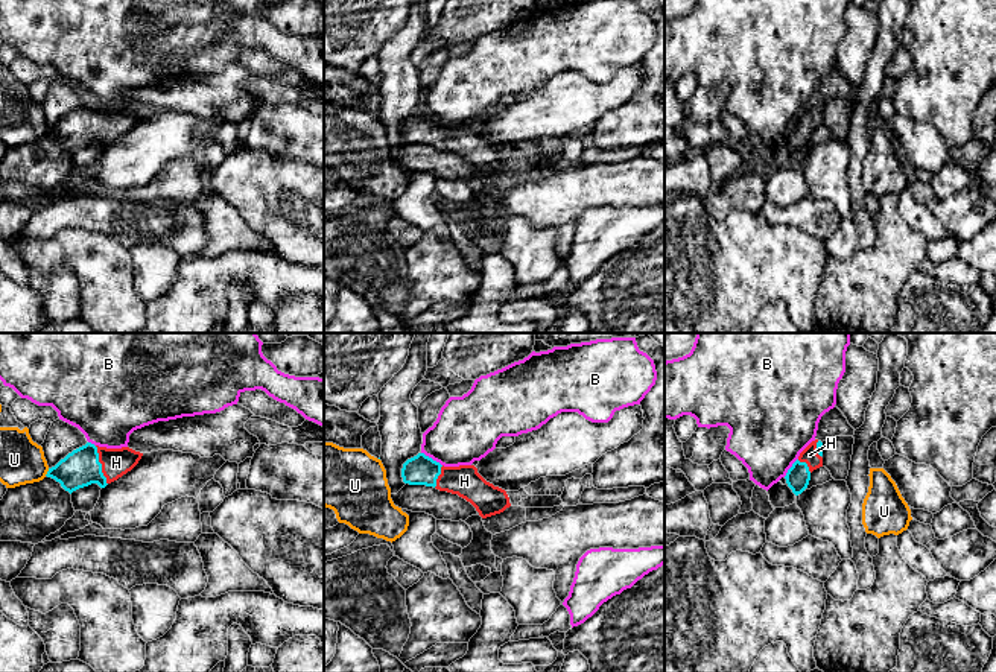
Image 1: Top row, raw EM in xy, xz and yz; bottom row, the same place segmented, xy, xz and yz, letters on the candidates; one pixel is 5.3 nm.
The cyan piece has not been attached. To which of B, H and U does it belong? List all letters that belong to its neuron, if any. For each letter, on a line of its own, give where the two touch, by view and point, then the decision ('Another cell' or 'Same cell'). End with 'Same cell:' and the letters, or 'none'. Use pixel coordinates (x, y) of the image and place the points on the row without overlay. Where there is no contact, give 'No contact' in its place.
B: Touches cyan at xz (431, 117). Another cell
H: Touches cyan at xy (101, 125). Same cell
U: Touches cyan at xy (47, 131). Another cell
Same cell: H

